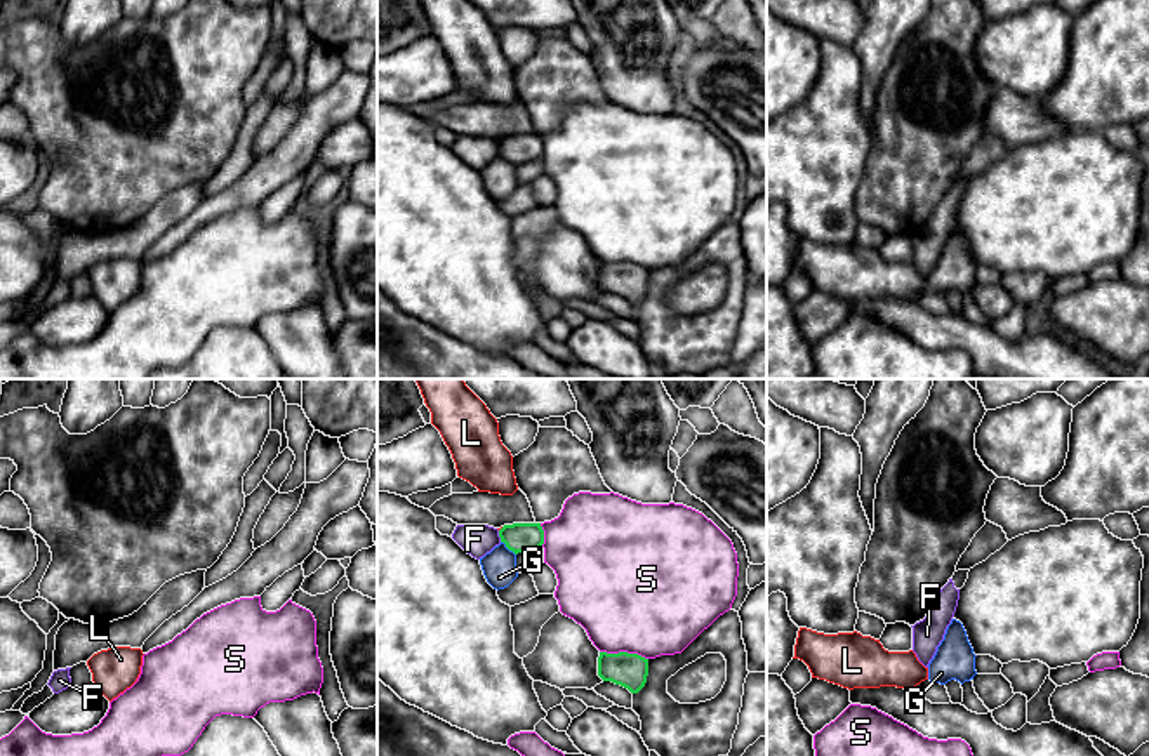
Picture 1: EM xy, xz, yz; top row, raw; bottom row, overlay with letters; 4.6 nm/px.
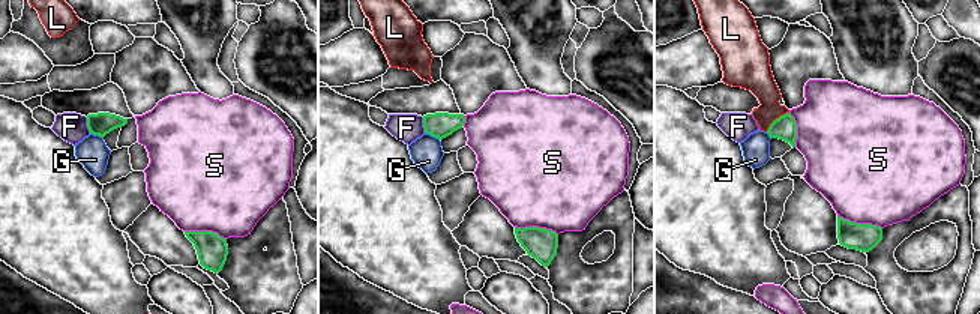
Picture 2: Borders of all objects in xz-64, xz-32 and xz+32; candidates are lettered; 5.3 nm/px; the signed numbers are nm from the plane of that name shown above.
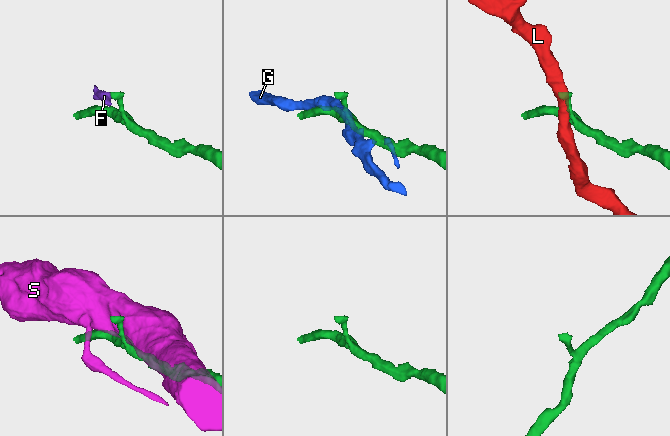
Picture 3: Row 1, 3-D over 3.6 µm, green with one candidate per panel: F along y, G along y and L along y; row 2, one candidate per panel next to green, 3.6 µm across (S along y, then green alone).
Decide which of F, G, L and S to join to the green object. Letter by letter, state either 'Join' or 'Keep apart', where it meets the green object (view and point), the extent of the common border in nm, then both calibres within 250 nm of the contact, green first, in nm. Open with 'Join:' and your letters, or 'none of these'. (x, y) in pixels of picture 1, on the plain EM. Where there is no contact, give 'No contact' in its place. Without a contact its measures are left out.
Join: none of these
F: Keep apart. Touches green at xz (499, 146). Shared border 60 nm. Thickness 140 nm (green) against 140 nm
G: Keep apart. Touches green at xz (508, 159). Shared border 100 nm. Thickness 140 nm (green) against 160 nm
L: Keep apart. Touches green at xz (501, 139). Shared border 30 nm. Thickness 140 nm (green) against 20 nm
S: Keep apart. Touches green at xz (624, 263). Shared border 220 nm. Thickness 160 nm (green) against 500 nm

